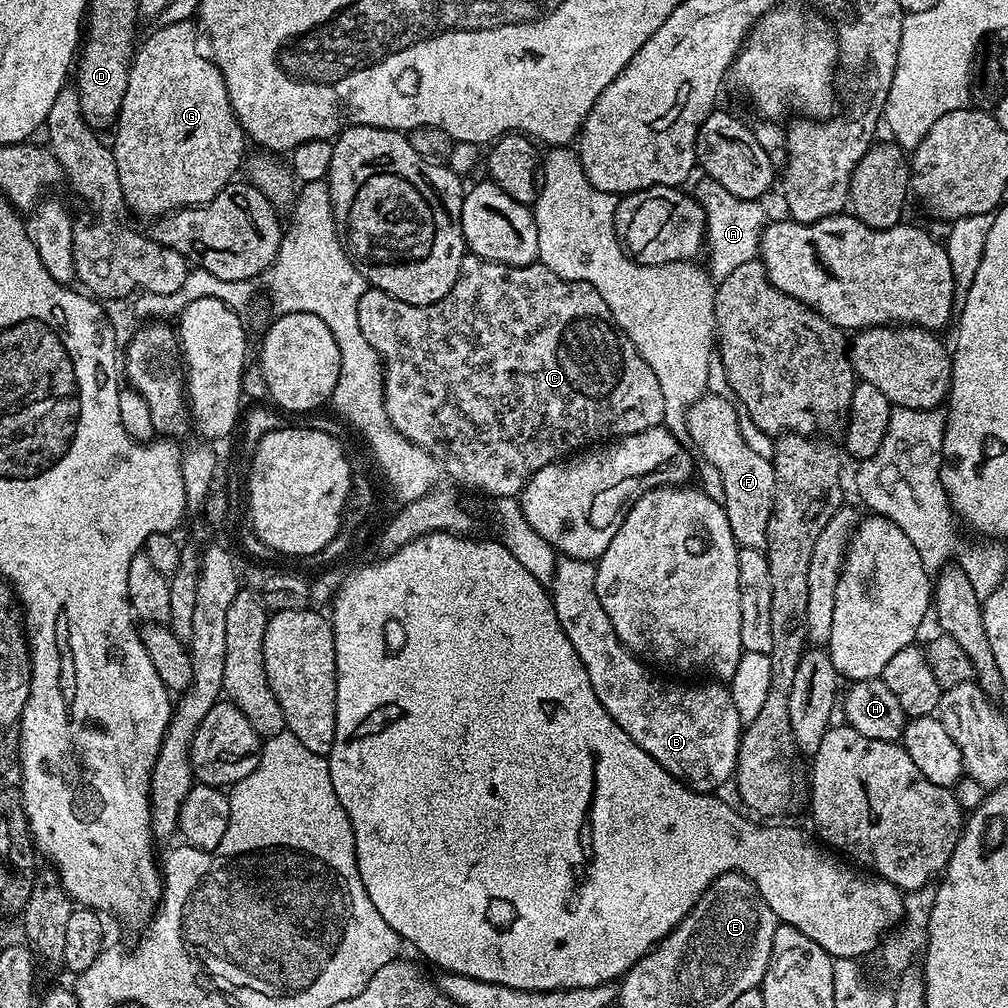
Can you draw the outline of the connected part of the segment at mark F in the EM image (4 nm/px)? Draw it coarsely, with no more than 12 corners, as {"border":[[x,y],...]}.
{"border":[[728,396],[690,406],[687,437],[722,474],[737,545],[763,549],[771,460],[746,446]]}

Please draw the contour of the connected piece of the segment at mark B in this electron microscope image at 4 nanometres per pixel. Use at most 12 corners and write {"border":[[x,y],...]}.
{"border":[[591,560],[552,605],[598,702],[693,792],[733,779],[723,683],[663,680],[616,637]]}

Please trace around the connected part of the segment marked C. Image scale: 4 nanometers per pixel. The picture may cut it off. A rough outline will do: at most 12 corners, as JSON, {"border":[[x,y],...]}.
{"border":[[462,258],[368,286],[393,426],[458,483],[659,428],[602,294]]}

